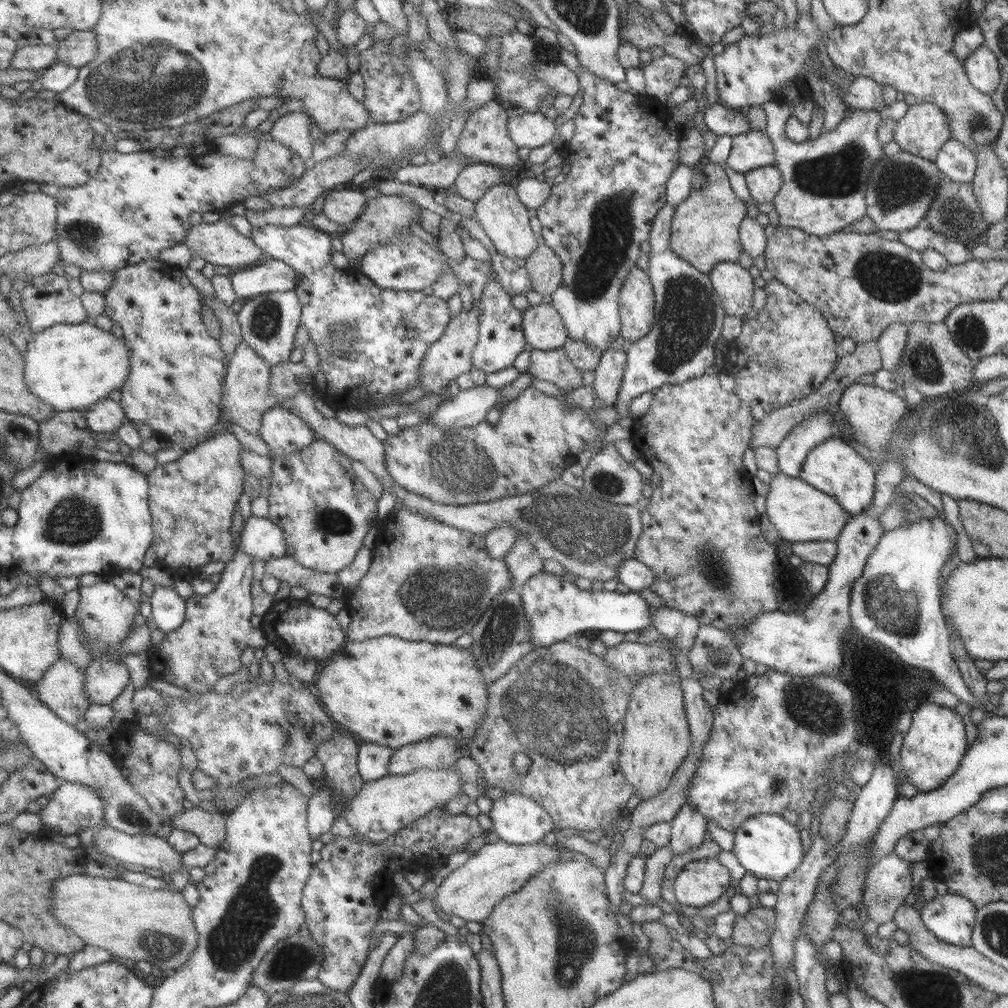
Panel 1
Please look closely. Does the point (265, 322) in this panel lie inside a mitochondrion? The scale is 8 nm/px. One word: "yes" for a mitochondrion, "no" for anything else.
yes

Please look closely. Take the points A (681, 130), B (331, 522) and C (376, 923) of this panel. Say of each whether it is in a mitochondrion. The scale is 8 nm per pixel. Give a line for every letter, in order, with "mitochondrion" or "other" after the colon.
A: other
B: mitochondrion
C: other

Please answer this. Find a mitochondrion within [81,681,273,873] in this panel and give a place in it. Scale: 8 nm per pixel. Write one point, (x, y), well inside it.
(129, 813)

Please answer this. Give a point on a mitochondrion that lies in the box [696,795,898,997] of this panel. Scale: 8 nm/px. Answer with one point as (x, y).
(883, 901)

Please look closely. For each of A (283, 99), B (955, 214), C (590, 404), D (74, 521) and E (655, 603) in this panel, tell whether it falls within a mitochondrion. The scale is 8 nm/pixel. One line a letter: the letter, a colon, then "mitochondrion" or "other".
A: other
B: mitochondrion
C: other
D: mitochondrion
E: other

